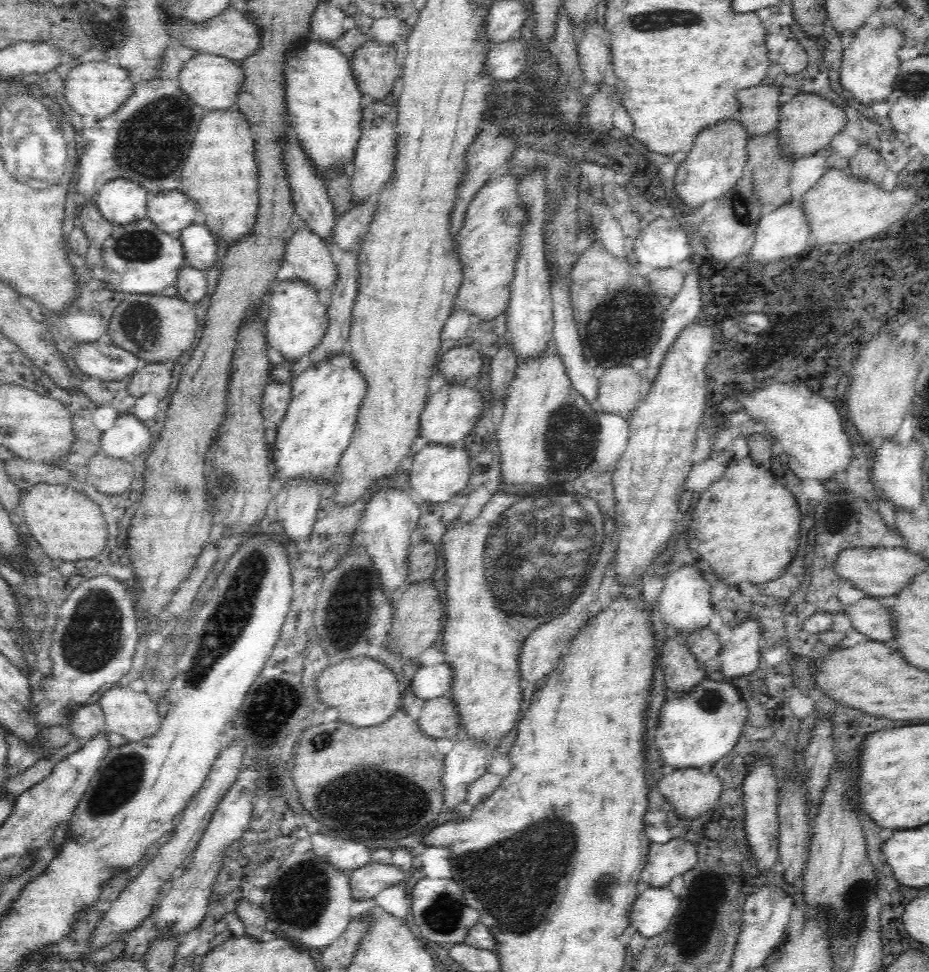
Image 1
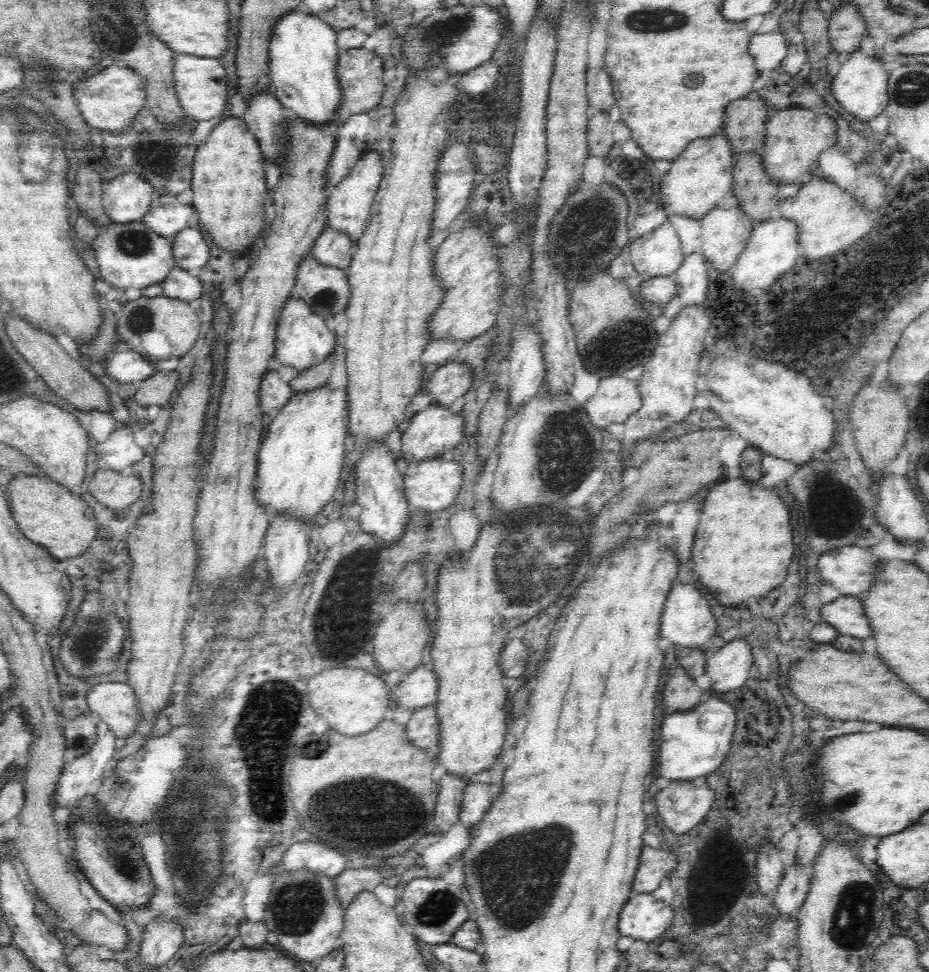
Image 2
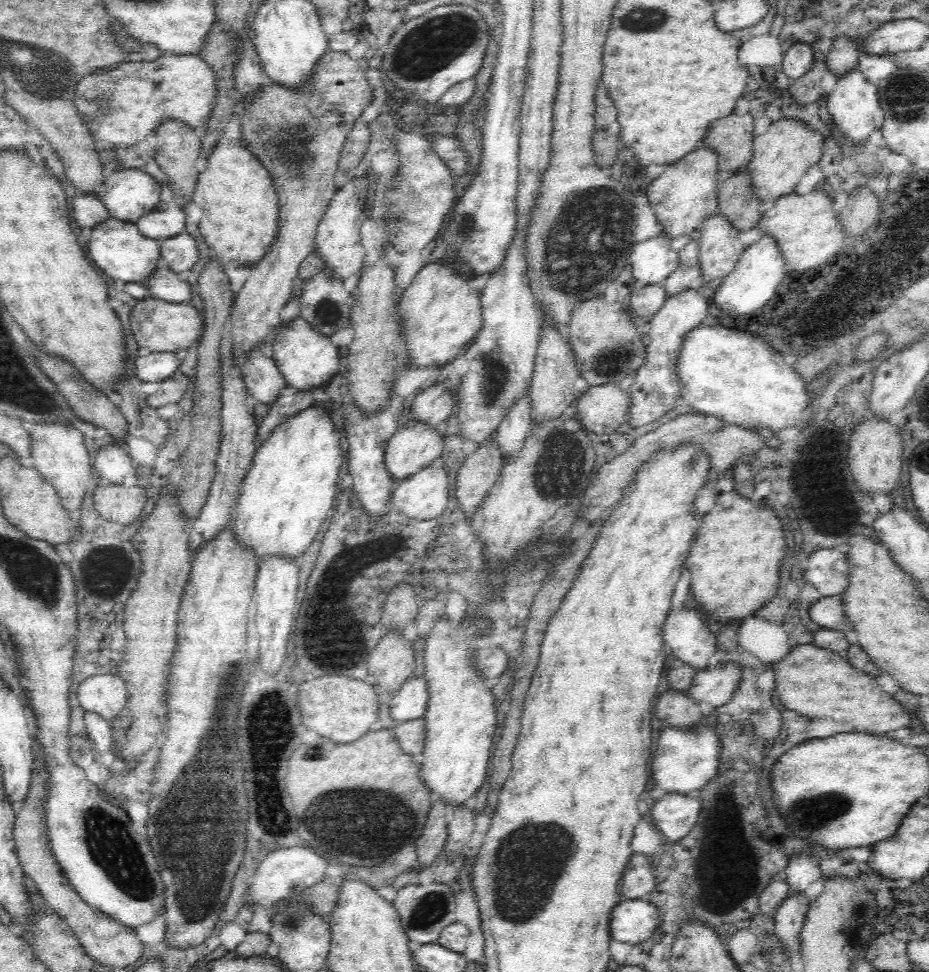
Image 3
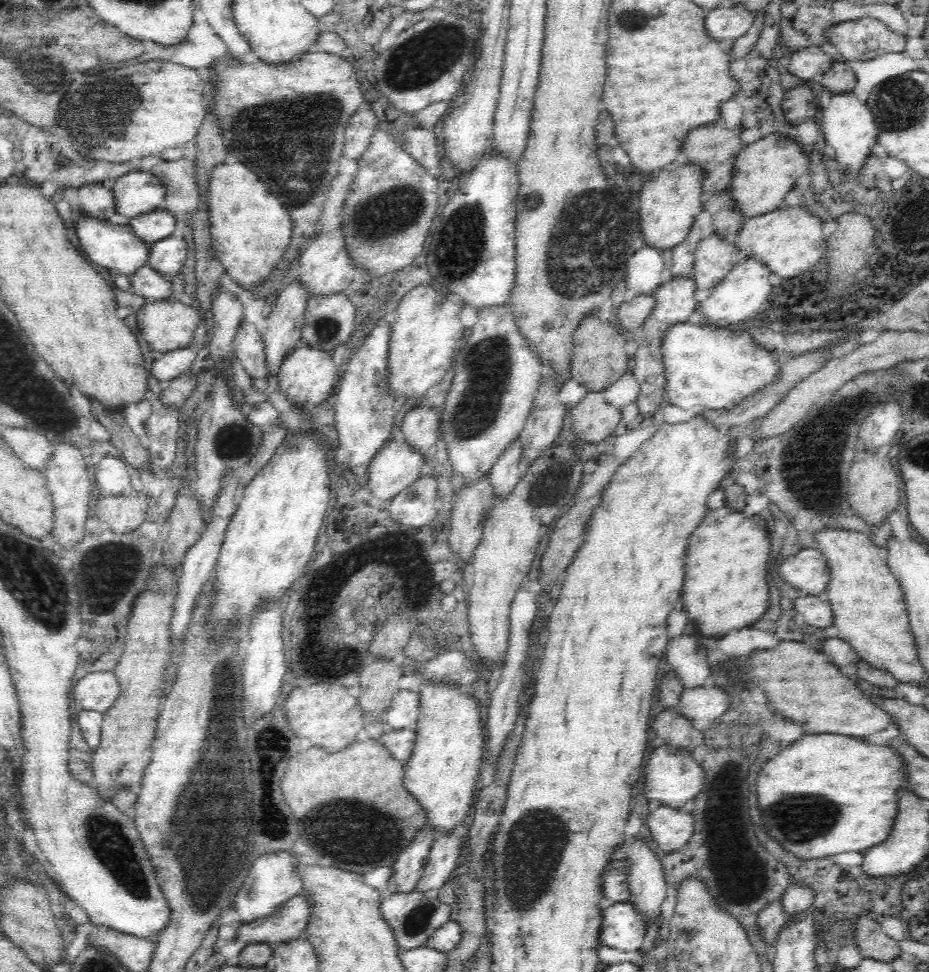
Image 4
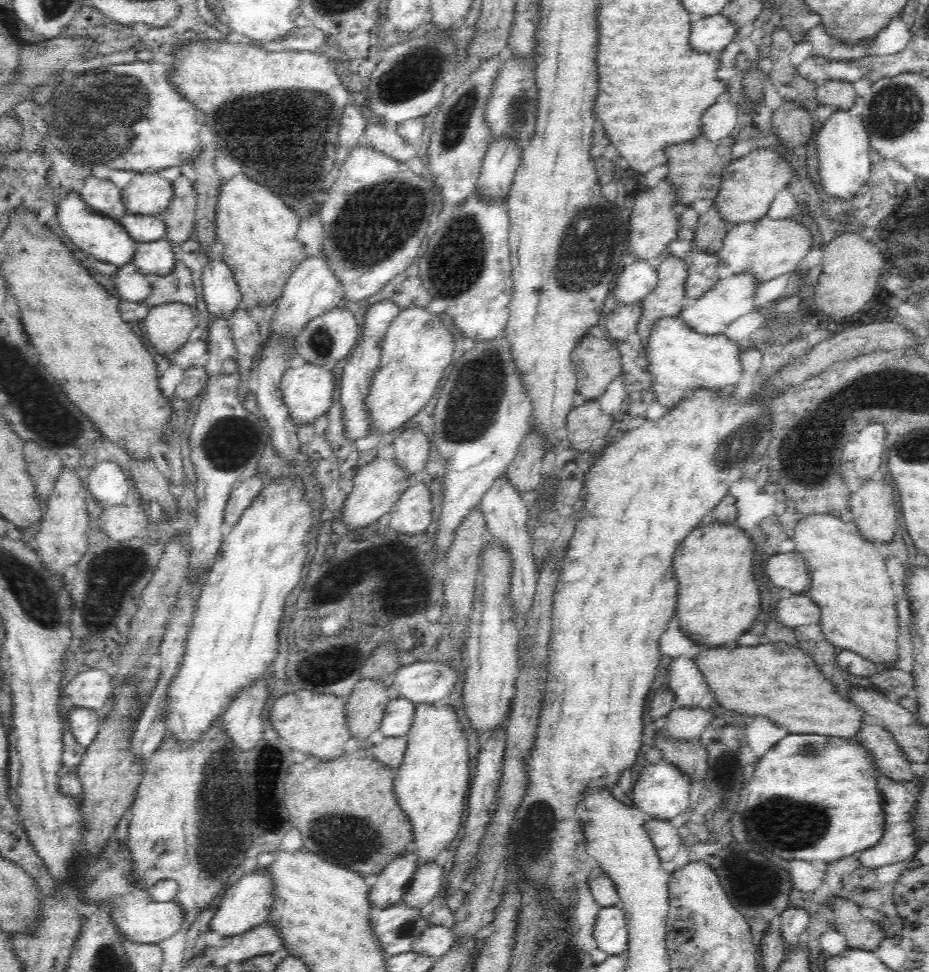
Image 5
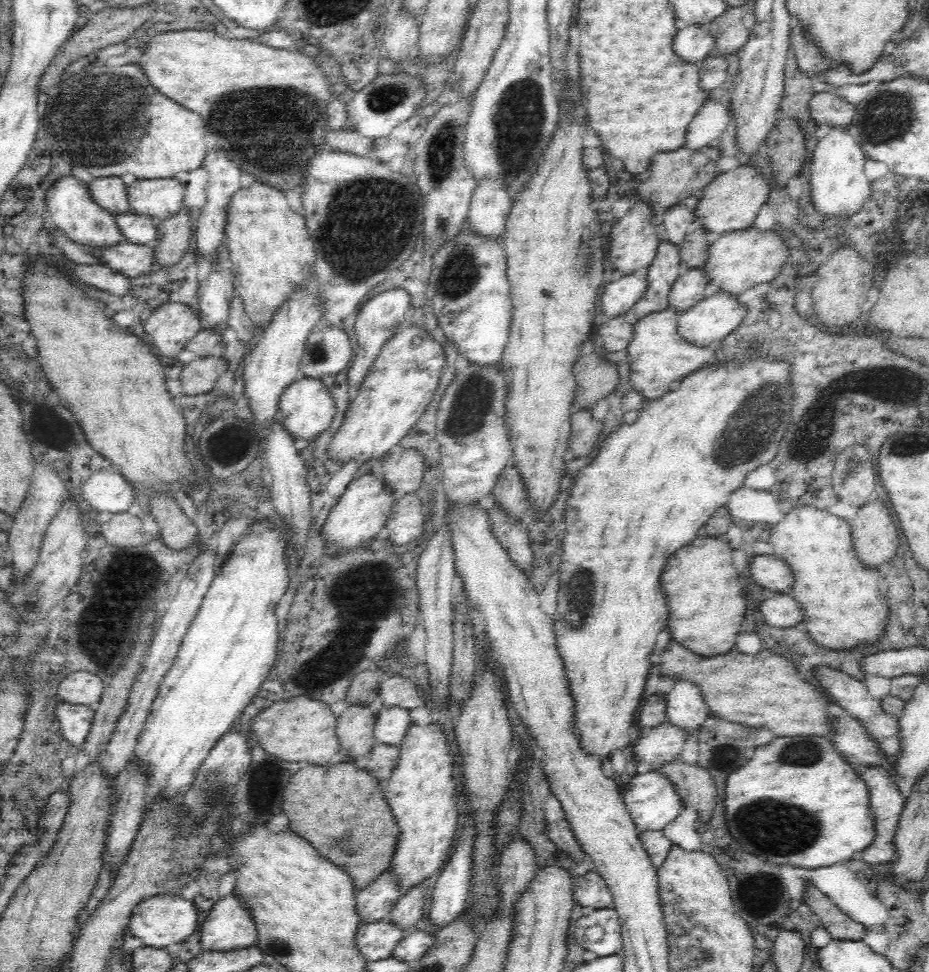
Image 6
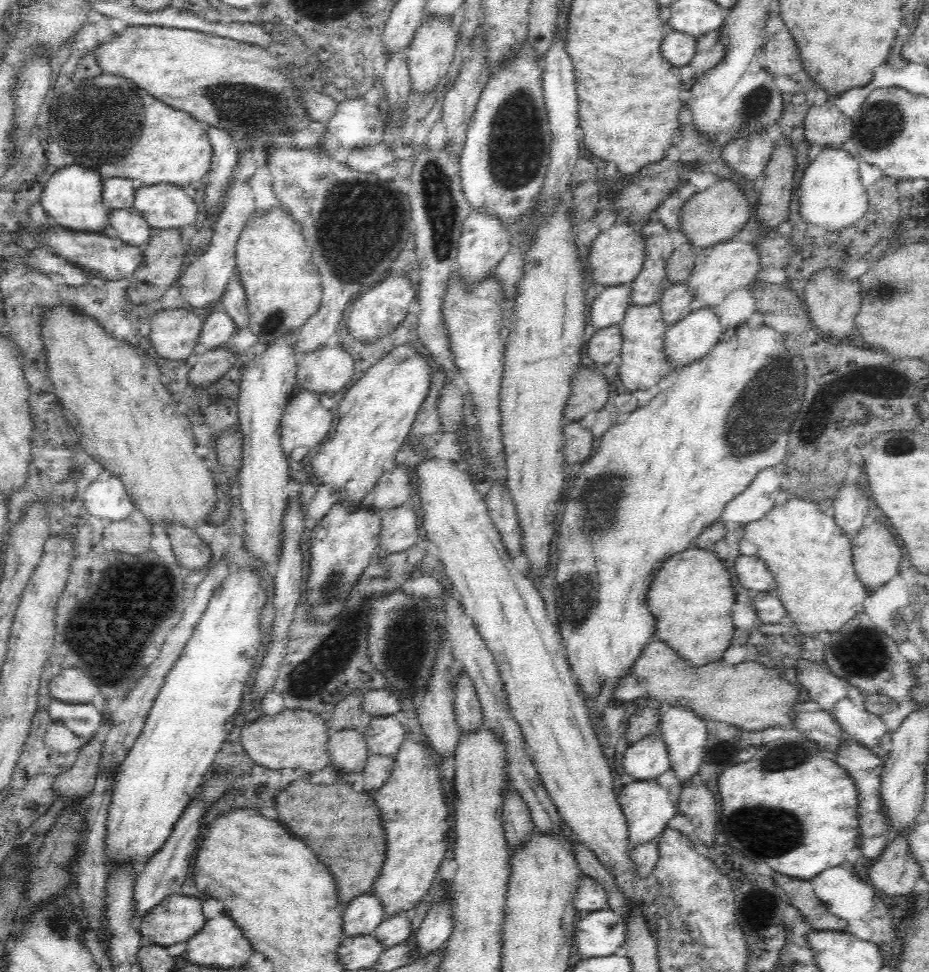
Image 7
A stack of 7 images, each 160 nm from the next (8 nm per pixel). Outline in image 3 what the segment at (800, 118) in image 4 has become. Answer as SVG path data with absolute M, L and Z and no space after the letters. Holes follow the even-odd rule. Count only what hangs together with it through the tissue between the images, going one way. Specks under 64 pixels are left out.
M818 45L812 47L814 51L814 64L812 68L800 78L795 79L795 84L789 86L790 97L800 105L808 106L812 102L818 102L823 99L821 80L824 72L827 70L825 58L818 51Z

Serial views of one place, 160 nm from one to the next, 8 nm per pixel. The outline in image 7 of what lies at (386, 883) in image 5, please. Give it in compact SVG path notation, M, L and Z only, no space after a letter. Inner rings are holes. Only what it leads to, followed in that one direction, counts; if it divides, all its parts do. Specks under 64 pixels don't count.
M372 892L363 895L342 912L342 933L346 938L372 935L385 919L380 900Z

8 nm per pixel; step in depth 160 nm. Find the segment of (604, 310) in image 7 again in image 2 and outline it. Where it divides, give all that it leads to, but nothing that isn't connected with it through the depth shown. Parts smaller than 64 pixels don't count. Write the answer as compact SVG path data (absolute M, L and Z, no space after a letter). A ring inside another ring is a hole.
M668 220L651 233L632 240L629 244L631 263L634 272L644 279L670 276L684 260L677 230Z

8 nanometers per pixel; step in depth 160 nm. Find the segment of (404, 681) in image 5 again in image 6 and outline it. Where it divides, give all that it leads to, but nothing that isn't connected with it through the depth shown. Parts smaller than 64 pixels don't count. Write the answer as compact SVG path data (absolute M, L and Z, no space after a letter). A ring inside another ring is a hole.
M386 676L378 686L378 697L382 707L404 707L409 711L422 706L424 696L418 692L418 685L408 677Z

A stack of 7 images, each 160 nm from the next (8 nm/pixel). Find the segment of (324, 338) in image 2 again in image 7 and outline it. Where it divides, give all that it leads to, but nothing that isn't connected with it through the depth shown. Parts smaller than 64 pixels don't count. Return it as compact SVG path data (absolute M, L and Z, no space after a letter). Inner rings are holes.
M301 390L284 409L280 422L280 446L286 456L296 448L321 446L334 428L330 410L320 405L319 396Z

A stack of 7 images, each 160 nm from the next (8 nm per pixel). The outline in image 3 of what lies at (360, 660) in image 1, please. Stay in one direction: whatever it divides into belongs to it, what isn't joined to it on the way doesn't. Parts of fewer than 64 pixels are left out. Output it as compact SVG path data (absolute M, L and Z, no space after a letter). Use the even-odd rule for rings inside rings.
M324 676L299 684L296 699L304 727L336 744L348 744L364 736L369 731L370 724L378 720L378 707L382 701L376 696L370 682L345 676Z

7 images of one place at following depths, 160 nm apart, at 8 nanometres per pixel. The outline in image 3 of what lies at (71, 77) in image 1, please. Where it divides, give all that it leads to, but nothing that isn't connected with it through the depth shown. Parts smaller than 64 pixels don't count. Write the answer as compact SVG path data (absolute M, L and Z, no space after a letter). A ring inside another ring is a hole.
M163 53L152 62L144 62L131 58L109 71L104 70L98 75L90 74L82 77L74 88L74 109L88 126L90 137L101 148L106 144L110 148L124 149L134 146L143 140L150 140L155 130L166 121L180 121L194 130L205 125L210 116L216 98L216 81L210 65L199 56Z

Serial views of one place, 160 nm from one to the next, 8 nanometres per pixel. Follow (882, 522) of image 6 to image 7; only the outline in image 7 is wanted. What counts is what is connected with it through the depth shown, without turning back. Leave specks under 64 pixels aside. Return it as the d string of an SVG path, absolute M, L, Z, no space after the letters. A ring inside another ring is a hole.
M880 522L862 527L853 540L853 565L868 594L874 594L899 572L902 546Z

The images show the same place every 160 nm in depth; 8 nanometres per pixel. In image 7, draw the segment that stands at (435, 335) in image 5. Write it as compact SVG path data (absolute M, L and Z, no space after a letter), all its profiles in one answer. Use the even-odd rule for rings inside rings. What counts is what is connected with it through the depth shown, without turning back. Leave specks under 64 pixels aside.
M406 345L393 348L373 366L357 382L348 388L337 409L337 424L324 440L318 452L311 460L311 474L320 485L328 486L337 494L337 502L333 506L343 504L346 509L360 507L366 496L375 490L376 483L384 474L386 462L394 462L396 453L407 439L412 424L416 421L420 405L424 403L431 386L431 366L425 356L417 354L412 347Z

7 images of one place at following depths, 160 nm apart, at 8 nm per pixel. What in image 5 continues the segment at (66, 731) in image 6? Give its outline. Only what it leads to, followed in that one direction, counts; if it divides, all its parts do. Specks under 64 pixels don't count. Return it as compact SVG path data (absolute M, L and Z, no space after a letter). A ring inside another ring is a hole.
M73 706L68 710L68 728L76 743L82 748L88 748L96 738L100 717L96 710Z

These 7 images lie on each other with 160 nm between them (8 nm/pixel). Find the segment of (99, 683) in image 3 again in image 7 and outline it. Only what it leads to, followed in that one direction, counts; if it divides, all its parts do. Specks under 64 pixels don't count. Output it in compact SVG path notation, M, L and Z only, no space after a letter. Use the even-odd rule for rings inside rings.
M65 668L48 682L52 698L62 702L92 702L98 692L88 675L78 668Z

